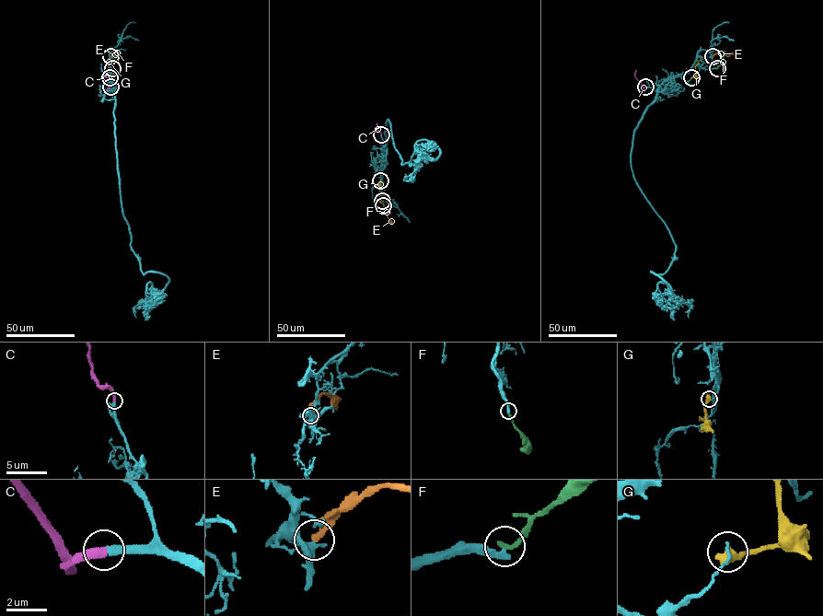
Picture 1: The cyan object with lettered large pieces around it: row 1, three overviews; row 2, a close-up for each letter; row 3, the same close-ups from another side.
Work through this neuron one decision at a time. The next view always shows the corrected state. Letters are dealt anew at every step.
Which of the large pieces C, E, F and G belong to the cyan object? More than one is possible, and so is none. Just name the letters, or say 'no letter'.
C

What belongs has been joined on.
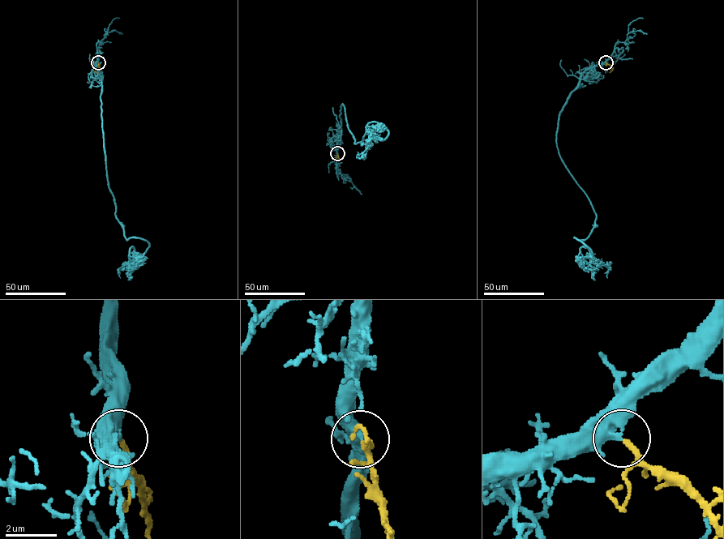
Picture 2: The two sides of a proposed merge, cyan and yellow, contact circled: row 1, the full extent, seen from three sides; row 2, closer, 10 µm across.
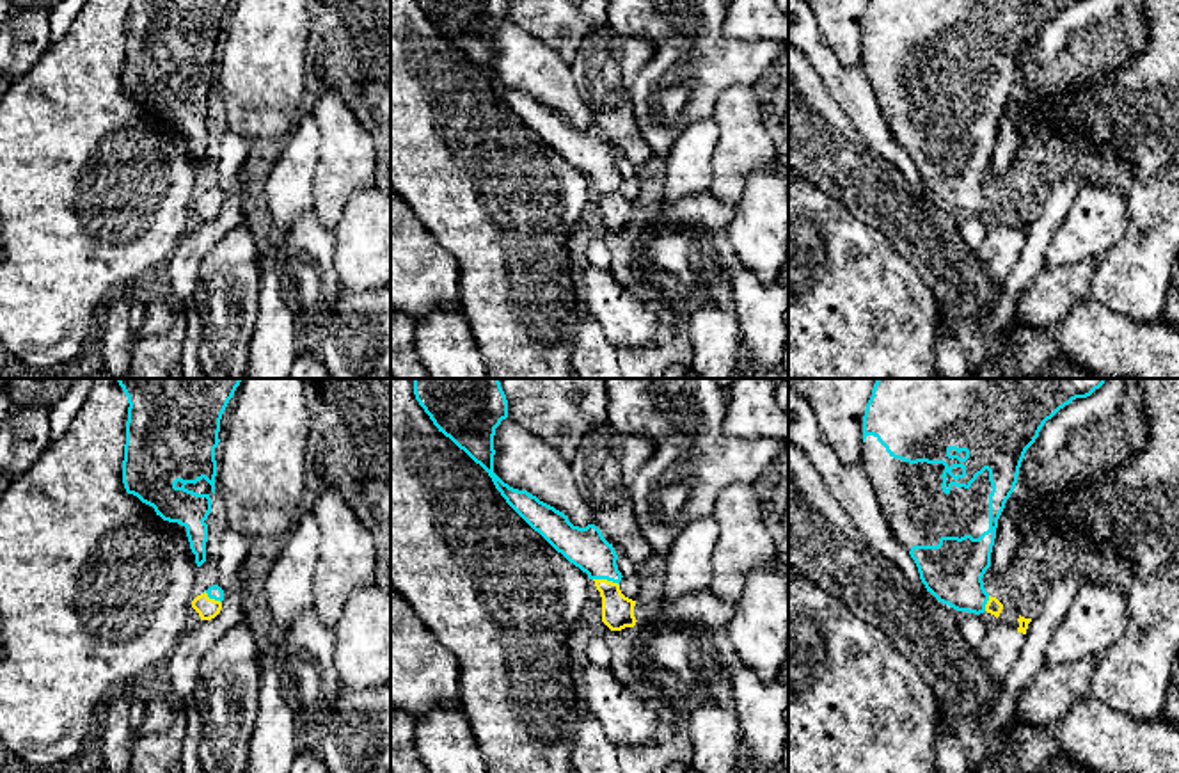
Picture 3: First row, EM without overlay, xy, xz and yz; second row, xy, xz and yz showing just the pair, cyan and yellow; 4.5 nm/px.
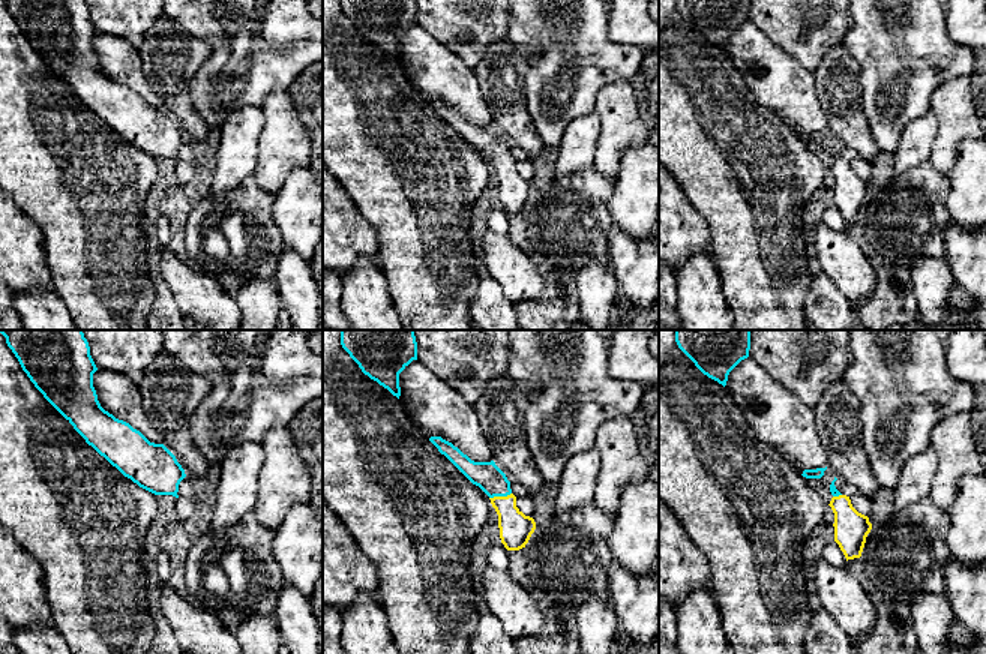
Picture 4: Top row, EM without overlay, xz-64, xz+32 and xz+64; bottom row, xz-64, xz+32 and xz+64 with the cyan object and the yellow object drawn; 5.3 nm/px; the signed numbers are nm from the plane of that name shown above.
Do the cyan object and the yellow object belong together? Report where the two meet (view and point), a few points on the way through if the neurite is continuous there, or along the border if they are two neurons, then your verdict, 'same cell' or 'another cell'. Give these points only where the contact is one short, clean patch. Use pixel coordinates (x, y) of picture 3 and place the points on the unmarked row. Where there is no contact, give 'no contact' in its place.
meets cyan in xz at (606, 180); runs through xz (586, 150), (599, 162), (606, 180), (617, 212); same cell

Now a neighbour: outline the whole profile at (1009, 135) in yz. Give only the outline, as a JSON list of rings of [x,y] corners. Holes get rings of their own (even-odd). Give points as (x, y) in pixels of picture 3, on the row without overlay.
[[[1017,82],[1014,94],[1005,105],[1005,110],[998,121],[996,140],[991,155],[991,172],[1001,179],[1012,167],[1012,162],[1023,142],[1023,130],[1026,121],[1026,105],[1023,103],[1023,89]]]

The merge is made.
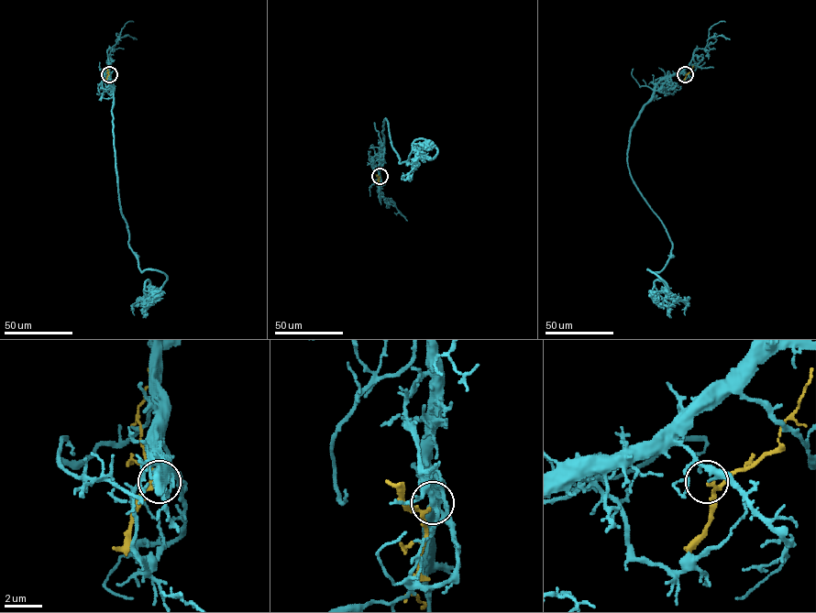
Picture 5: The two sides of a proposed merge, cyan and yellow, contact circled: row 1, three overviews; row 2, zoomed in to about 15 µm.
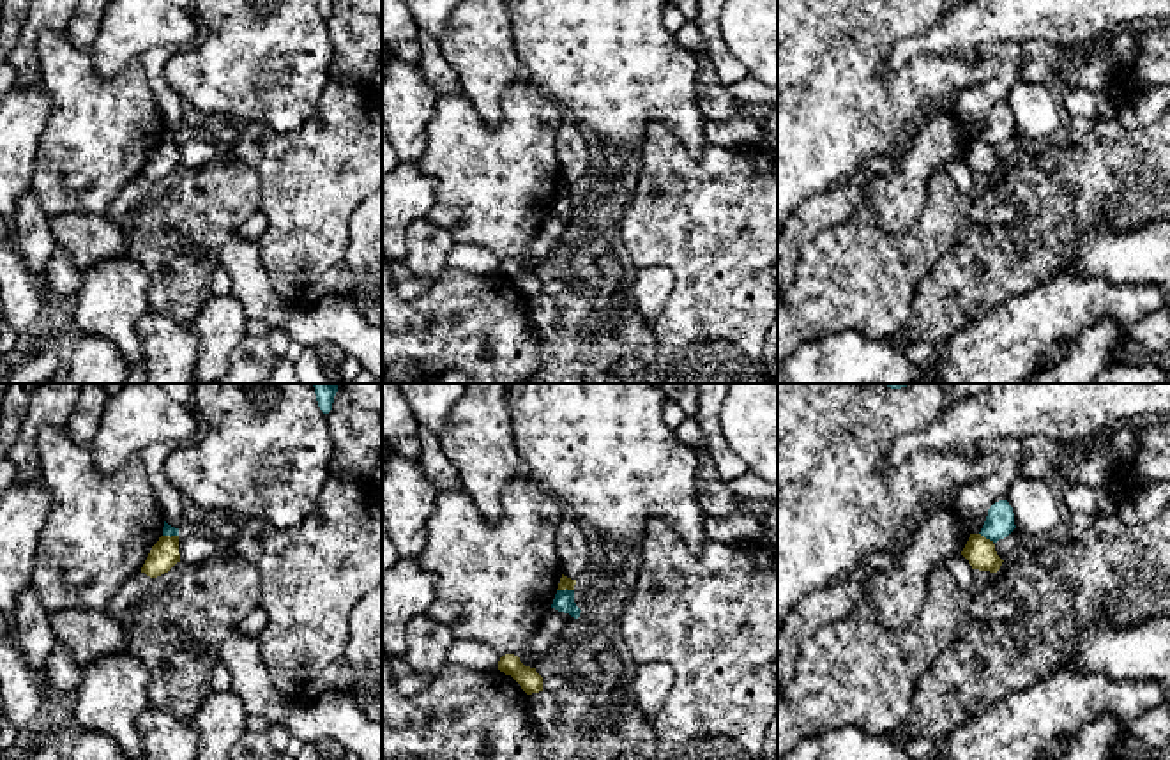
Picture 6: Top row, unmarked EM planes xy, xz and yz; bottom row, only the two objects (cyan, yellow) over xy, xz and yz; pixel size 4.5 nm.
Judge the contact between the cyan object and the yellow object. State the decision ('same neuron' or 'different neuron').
different neuron

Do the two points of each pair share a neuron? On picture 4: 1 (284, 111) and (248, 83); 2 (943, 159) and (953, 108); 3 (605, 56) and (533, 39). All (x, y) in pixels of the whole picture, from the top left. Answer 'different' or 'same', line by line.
1: different
2: same
3: same

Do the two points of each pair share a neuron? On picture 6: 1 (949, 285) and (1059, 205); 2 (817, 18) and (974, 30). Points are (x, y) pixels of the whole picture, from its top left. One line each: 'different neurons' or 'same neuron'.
1: same neuron
2: different neurons

